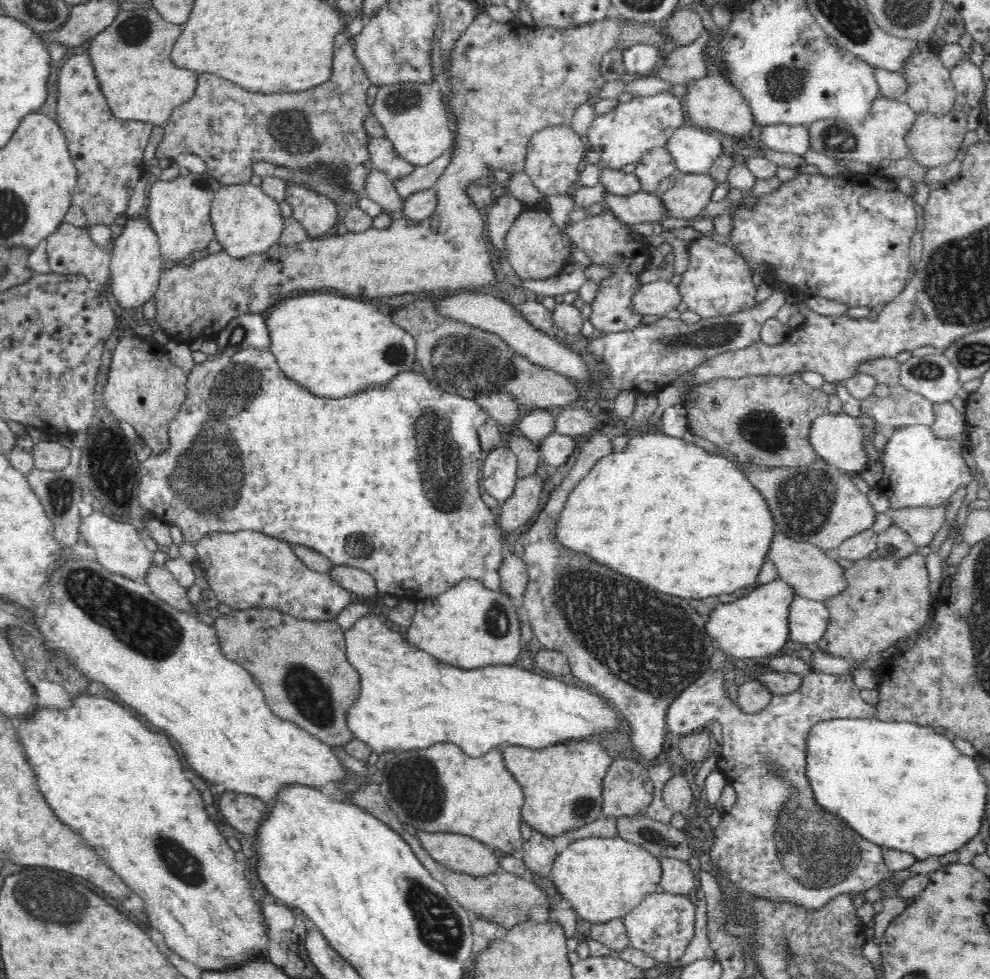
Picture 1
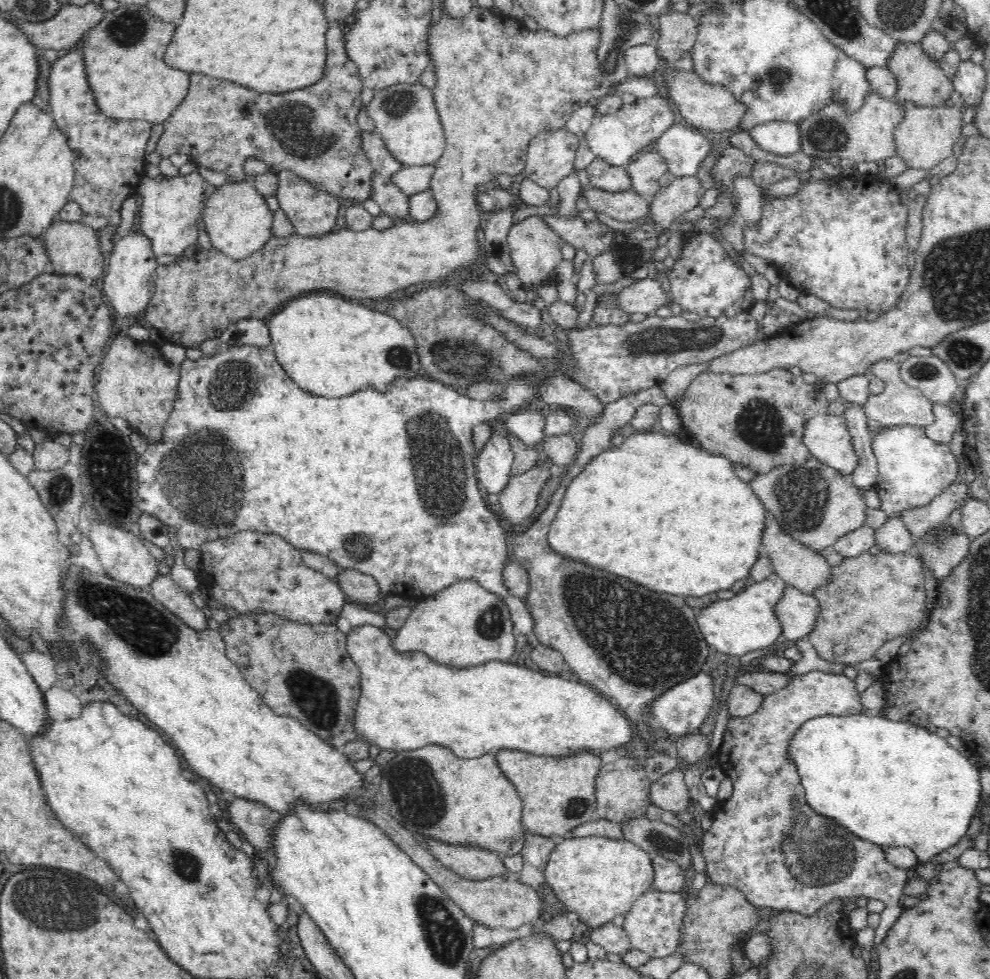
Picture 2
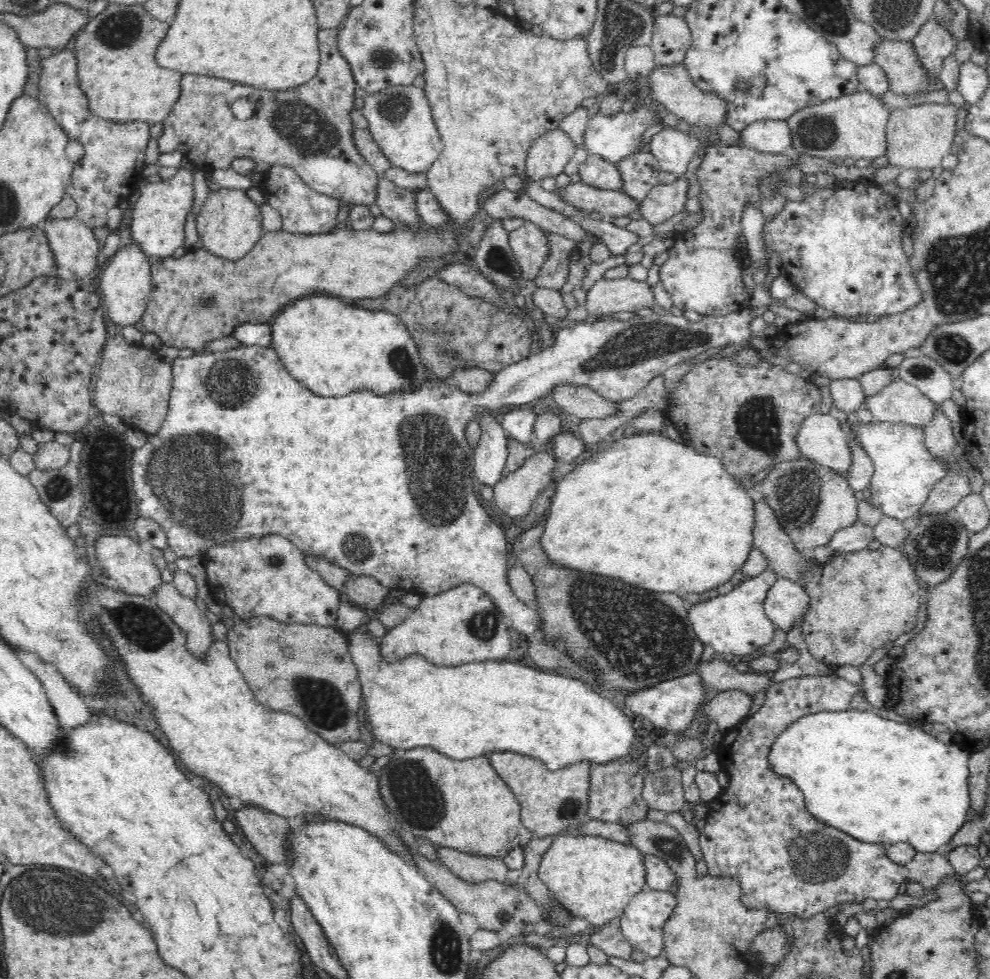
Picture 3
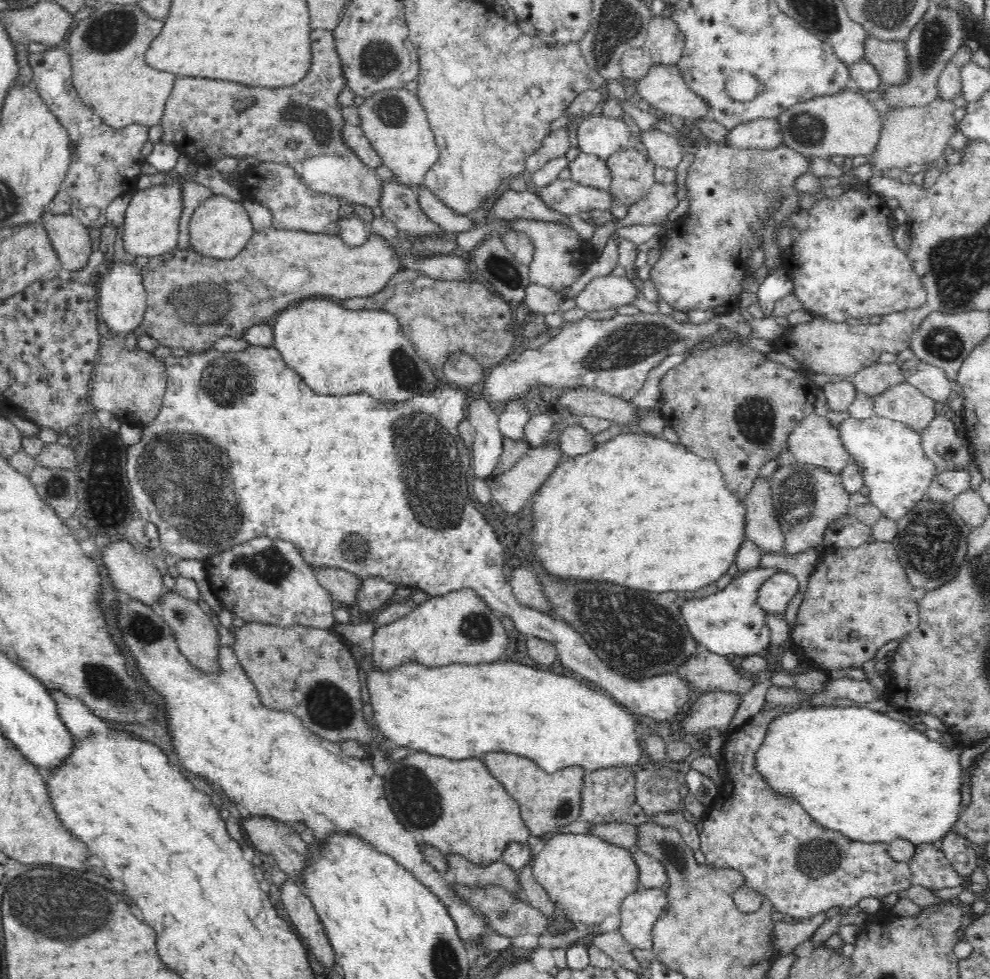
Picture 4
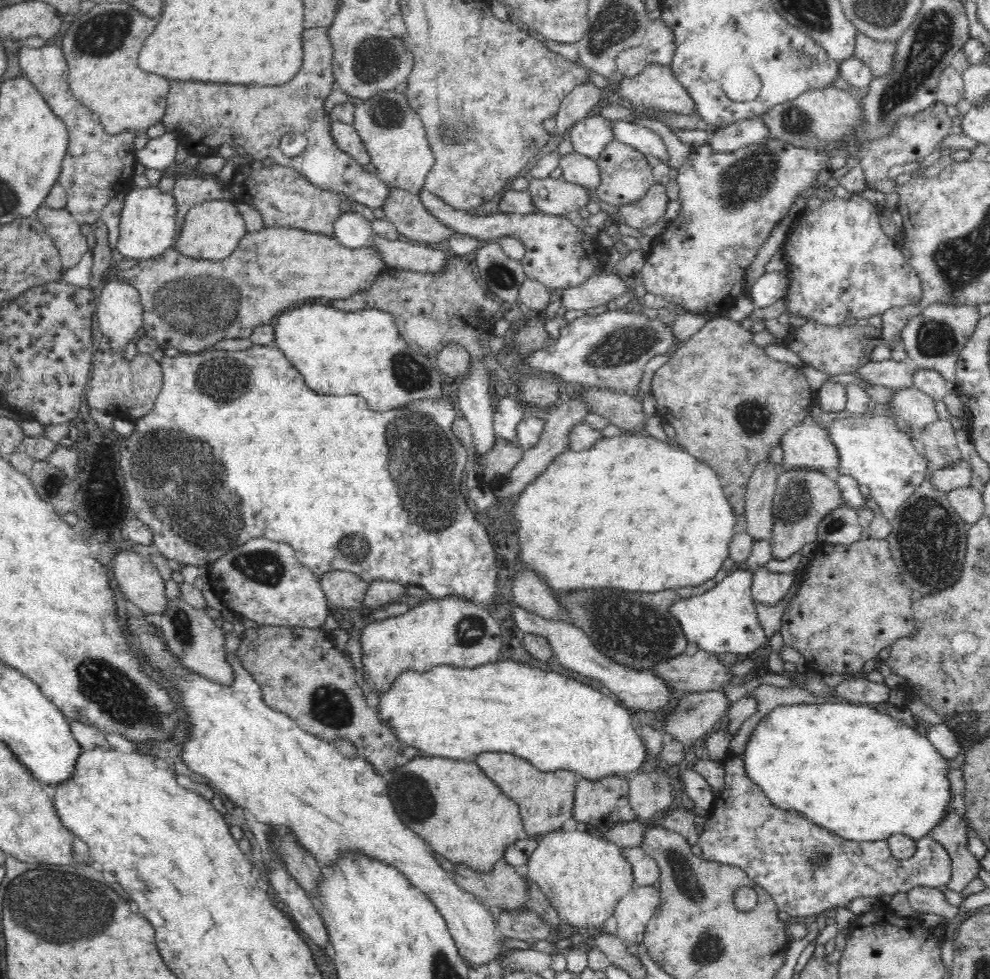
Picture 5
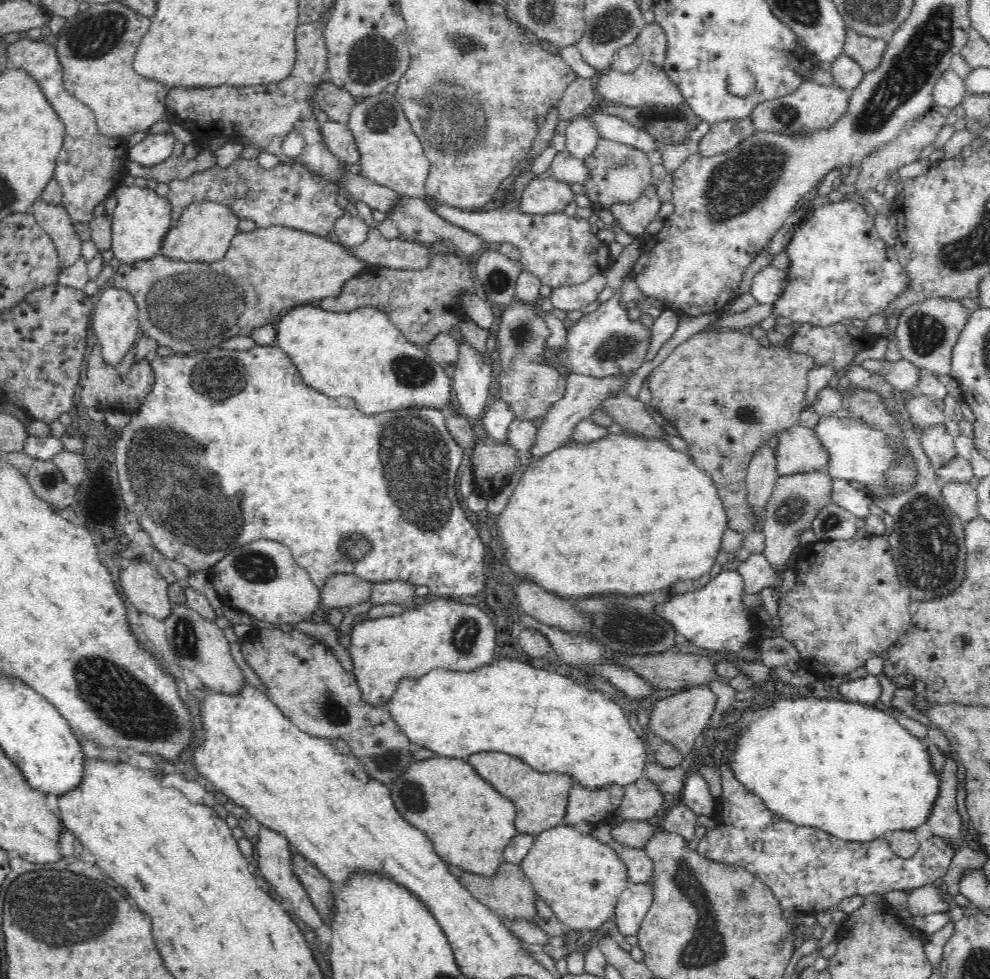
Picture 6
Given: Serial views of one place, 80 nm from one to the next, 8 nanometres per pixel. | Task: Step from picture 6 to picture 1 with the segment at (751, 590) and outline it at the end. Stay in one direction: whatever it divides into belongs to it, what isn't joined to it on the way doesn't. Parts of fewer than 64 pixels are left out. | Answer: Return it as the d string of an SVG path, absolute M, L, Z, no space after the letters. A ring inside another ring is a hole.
M794 594L790 602L788 638L814 647L826 632L828 621L830 621L830 614L823 601L818 602Z

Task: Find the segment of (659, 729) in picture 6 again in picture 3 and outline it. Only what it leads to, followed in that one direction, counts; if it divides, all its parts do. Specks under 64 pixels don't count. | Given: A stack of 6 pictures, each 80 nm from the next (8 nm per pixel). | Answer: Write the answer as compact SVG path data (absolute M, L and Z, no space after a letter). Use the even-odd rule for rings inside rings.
M732 689L718 693L710 700L704 700L700 714L705 714L707 720L715 722L720 732L738 724L750 715L752 695L744 691Z

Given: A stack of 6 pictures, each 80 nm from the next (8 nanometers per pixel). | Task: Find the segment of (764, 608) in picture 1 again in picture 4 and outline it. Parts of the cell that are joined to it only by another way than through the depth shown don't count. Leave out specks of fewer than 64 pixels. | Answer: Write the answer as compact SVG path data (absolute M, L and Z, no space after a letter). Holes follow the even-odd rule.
M758 567L738 572L721 591L702 596L702 600L688 600L680 614L686 621L687 632L694 641L706 646L711 653L722 656L728 654L744 658L747 655L764 655L770 648L770 628L766 623L763 608L758 604L760 586L778 570L774 567Z

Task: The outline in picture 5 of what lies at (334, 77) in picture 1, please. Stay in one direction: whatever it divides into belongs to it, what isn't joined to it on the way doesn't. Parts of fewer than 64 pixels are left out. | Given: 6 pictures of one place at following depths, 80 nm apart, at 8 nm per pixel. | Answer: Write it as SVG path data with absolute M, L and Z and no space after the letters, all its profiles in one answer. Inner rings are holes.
M324 26L306 27L302 30L302 66L292 80L272 88L270 96L260 94L256 86L234 86L234 84L214 84L214 82L172 82L161 123L168 133L176 134L178 142L191 152L195 144L204 144L212 151L224 142L231 147L242 146L246 152L245 155L250 159L271 158L274 163L291 166L294 170L300 171L308 182L321 187L322 190L333 190L351 202L356 201L372 209L382 208L389 196L389 187L382 182L380 177L376 177L368 166L361 165L350 155L342 152L336 146L334 137L331 137L334 117L324 113L324 100L330 96L335 80L331 69L333 50L327 35L328 27ZM297 132L306 135L308 144L297 156L287 157L279 149L280 140L285 134Z

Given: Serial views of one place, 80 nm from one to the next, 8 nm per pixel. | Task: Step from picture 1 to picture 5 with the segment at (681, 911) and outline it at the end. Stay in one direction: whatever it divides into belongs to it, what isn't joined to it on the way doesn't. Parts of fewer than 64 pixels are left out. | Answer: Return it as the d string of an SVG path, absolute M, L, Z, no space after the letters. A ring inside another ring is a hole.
M634 886L628 894L620 898L614 912L617 919L617 932L631 944L642 944L646 926L660 906L659 889L654 886Z

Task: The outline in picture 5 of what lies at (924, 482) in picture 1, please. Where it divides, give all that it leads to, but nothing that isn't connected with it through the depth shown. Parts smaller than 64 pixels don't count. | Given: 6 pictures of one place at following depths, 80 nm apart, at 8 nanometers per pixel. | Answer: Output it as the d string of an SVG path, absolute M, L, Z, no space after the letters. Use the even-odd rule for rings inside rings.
M844 414L834 420L825 420L826 434L838 449L840 476L852 476L860 485L868 486L868 498L878 504L882 515L892 522L898 508L908 496L932 474L929 461L921 451L916 435L913 438L898 428L891 417L850 416Z

